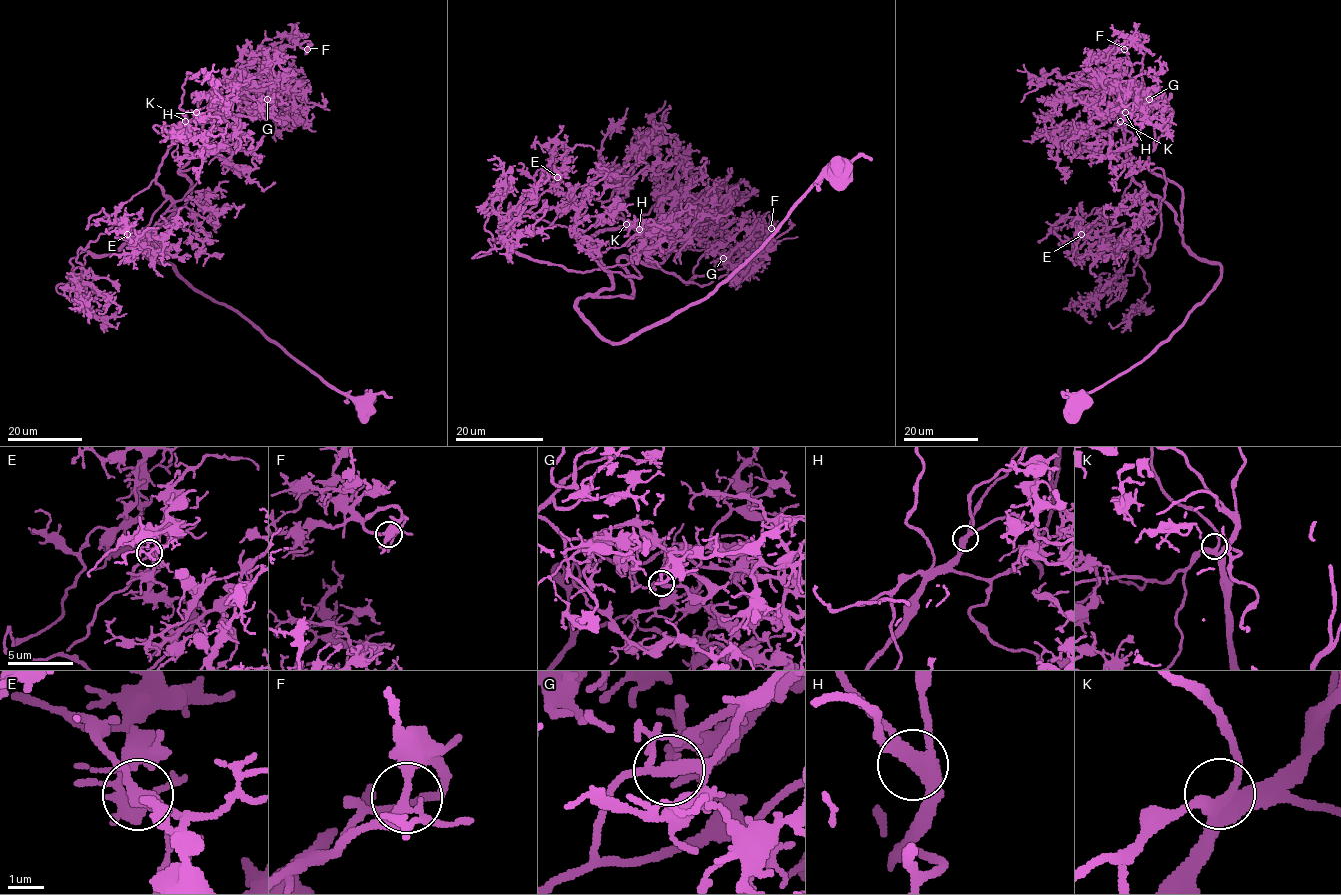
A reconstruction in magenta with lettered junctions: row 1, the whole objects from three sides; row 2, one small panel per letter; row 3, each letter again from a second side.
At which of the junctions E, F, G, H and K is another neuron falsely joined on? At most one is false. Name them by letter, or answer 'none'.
none

